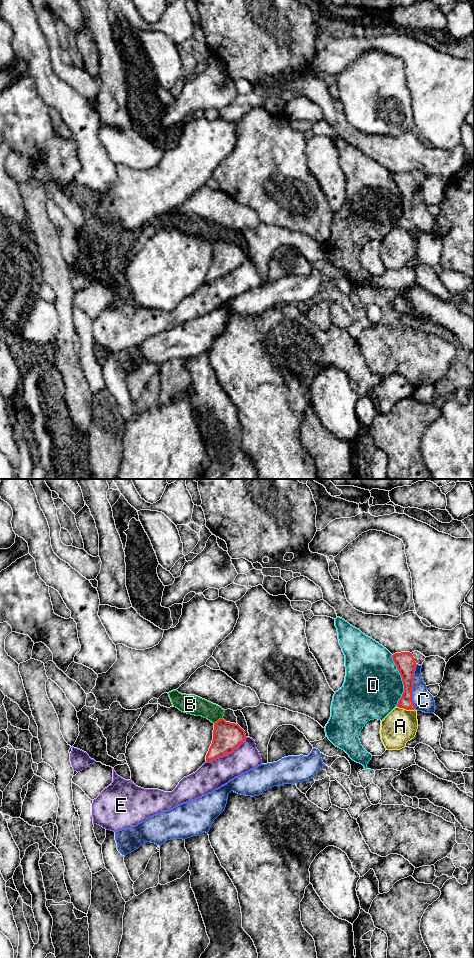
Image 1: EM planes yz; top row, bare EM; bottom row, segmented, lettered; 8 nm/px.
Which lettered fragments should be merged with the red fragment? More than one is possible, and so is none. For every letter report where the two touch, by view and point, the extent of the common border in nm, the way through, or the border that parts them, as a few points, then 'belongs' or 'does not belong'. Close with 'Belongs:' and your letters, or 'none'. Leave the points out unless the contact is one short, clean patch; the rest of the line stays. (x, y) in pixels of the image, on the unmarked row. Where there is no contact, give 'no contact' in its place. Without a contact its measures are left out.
A: contact yz (406, 229); length 150 nm; does not belong
B: contact yz (219, 239); length 90 nm; border yz (222, 237), (214, 243); does not belong
C: contact yz (412, 206); length 360 nm; does not belong
D: contact yz (402, 200); length 420 nm; does not belong
E: contact yz (226, 274); length 380 nm; does not belong
Belongs: none

